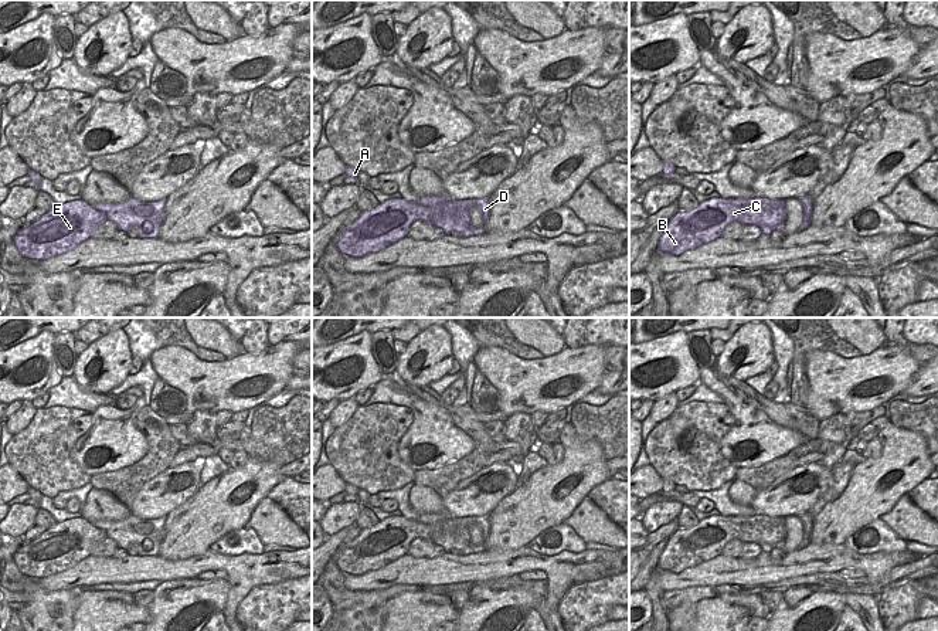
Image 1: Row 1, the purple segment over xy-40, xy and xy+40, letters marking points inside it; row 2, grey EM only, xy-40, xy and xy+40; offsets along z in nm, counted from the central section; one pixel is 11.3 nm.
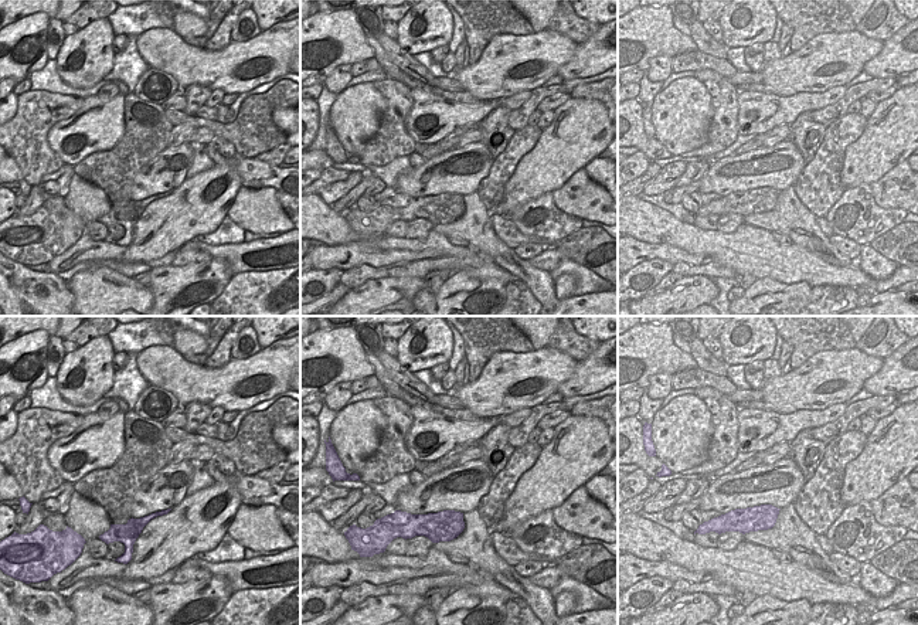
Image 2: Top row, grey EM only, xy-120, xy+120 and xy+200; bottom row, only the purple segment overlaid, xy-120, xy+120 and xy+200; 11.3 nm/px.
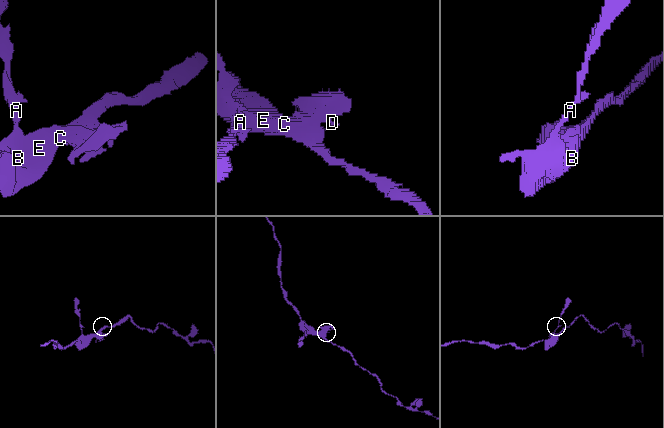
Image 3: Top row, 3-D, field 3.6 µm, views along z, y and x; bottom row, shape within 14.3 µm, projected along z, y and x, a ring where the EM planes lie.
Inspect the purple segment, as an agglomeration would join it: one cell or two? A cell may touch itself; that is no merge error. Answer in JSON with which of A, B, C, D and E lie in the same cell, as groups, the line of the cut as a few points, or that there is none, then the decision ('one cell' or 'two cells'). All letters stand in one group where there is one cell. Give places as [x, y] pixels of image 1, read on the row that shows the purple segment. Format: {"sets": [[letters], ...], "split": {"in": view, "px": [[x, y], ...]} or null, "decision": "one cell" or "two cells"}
{"sets": [["A", "B", "C", "E"], ["D"]], "split": {"in": "xy", "px": [[458, 204], [451, 213], [435, 214], [431, 223]]}, "decision": "two cells"}

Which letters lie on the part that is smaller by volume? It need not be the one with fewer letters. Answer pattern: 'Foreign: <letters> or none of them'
Foreign: D

